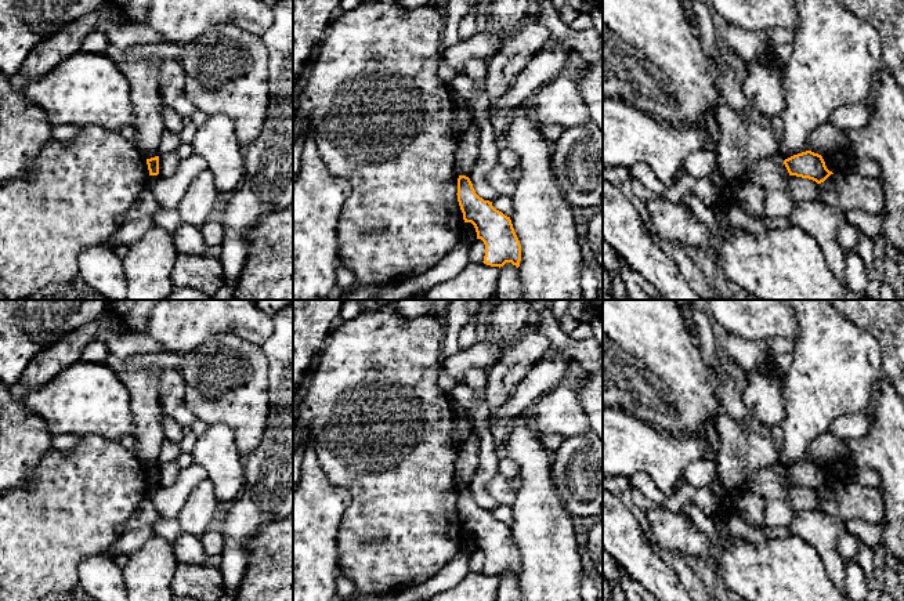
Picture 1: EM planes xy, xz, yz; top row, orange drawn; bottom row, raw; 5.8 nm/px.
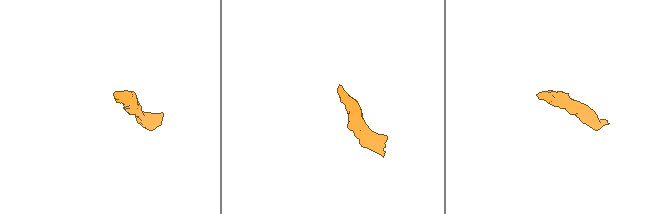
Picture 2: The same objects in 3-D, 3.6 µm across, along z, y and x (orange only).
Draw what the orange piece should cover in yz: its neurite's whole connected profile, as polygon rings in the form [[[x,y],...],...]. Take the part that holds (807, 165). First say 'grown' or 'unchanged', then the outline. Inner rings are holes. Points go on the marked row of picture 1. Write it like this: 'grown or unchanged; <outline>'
unchanged; [[[811,151],[793,155],[785,159],[784,164],[789,175],[809,178],[817,184],[824,182],[831,174],[834,174],[827,169],[822,156]]]

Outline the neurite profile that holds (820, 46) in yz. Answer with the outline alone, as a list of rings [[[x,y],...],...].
[[[835,0],[793,1],[798,30],[782,76],[785,112],[781,115],[784,128],[778,158],[784,160],[809,151],[811,133],[828,123],[838,106],[865,102],[882,61],[881,37],[871,23]]]

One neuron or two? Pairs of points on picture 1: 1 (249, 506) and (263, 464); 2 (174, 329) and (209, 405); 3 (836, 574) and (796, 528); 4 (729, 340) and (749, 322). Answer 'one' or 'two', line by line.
1: one
2: two
3: one
4: two

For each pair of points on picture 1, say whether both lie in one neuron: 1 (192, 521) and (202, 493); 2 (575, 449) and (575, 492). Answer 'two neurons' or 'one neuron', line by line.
1: one neuron
2: one neuron

